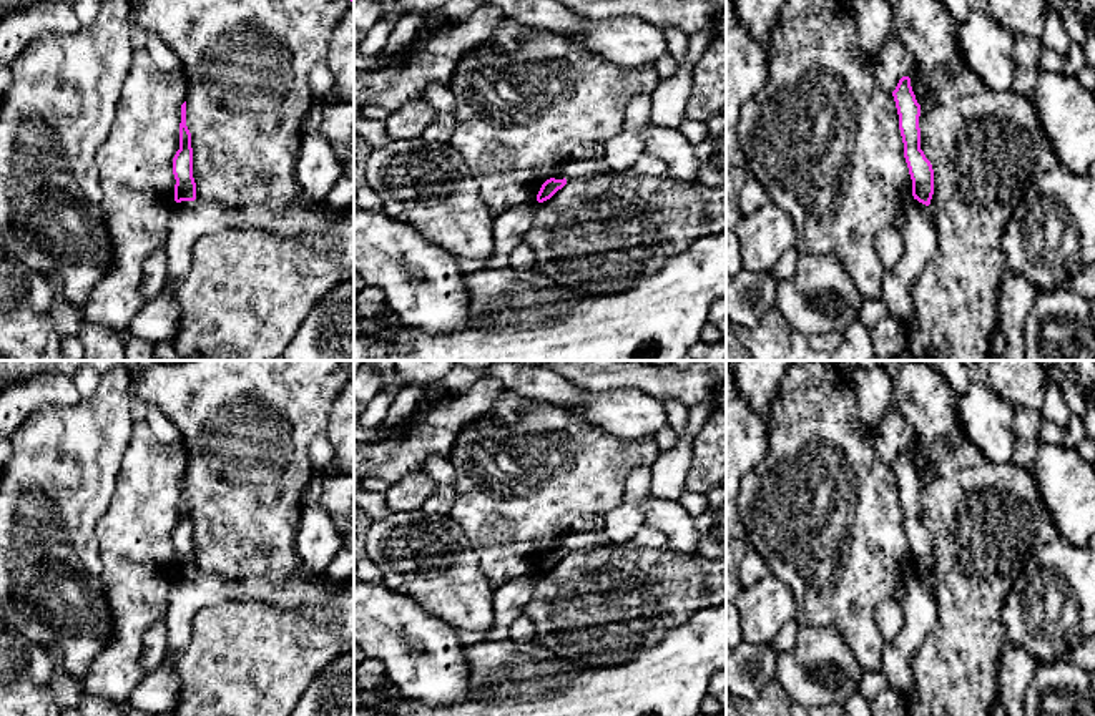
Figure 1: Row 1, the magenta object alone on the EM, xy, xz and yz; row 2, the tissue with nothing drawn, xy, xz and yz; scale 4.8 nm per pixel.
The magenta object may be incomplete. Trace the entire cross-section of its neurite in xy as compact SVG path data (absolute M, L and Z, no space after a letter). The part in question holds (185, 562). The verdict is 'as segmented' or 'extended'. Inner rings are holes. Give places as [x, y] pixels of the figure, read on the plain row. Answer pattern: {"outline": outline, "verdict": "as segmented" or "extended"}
{"outline": "M186 473L181 477L181 495L179 495L179 522L173 530L174 573L194 573L196 555L193 550L193 520L191 505L186 498Z", "verdict": "as segmented"}

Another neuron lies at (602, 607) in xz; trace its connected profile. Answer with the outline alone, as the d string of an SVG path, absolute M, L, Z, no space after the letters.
M608 545L568 553L538 576L523 610L535 628L533 643L575 666L610 666L655 648L696 611L726 601L726 557L708 560L671 550Z

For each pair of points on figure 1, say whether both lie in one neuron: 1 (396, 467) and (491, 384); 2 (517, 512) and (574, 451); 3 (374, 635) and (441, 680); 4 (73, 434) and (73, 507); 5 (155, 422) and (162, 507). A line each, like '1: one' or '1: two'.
1: one
2: one
3: one
4: one
5: two

